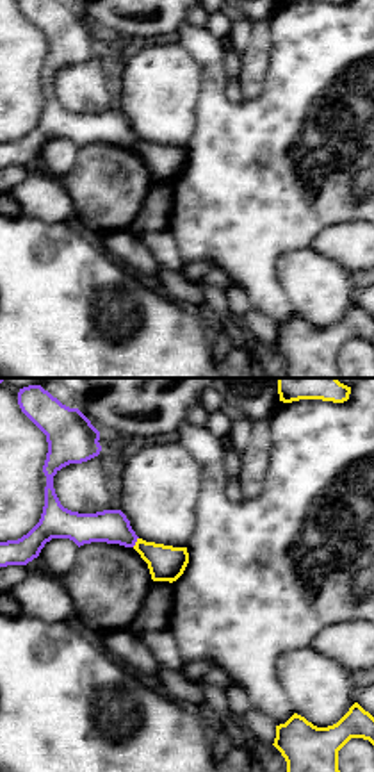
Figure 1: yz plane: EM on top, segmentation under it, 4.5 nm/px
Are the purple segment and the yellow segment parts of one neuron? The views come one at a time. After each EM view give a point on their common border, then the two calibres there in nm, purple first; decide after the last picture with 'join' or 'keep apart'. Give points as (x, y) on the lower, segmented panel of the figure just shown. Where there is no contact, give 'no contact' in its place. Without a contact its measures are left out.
contact (136, 541); calibres 150 and 160 nm

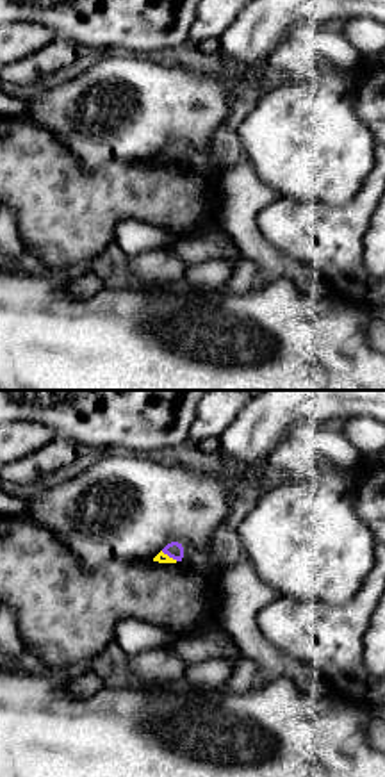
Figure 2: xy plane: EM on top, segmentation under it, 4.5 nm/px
contact (170, 556); calibres 70 and 50 nm

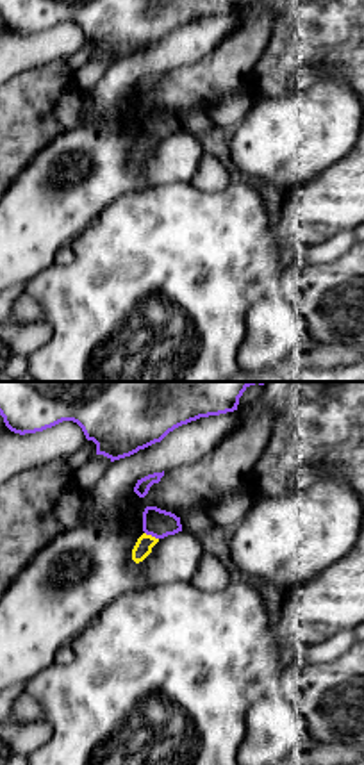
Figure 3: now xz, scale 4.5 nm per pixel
contact (152, 535); calibres 130 and 80 nm

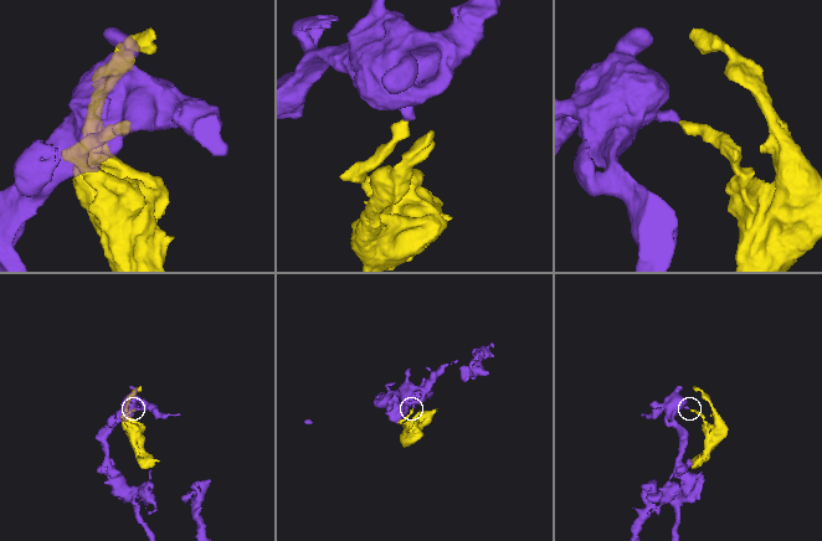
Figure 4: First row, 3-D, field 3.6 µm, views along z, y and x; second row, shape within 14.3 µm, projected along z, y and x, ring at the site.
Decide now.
keep apart

